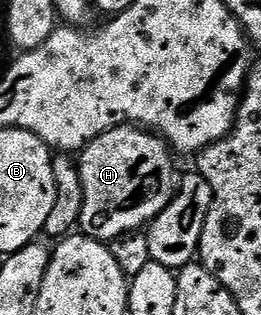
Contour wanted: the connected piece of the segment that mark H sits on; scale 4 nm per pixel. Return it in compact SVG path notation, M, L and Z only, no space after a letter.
M121 126L111 128L106 134L94 138L79 153L78 167L82 178L82 214L79 231L95 240L111 242L127 232L143 229L151 224L152 219L176 196L178 187L178 171L174 161L174 153L165 140L151 131L139 126Z

